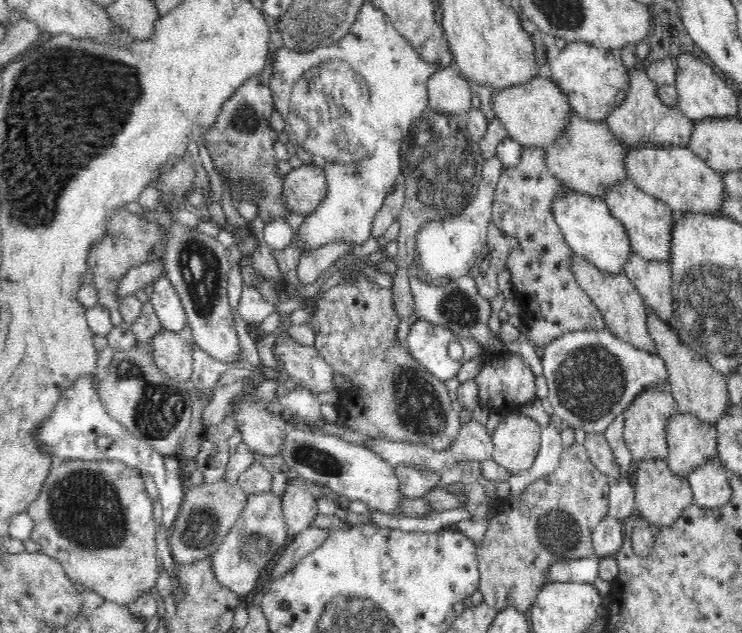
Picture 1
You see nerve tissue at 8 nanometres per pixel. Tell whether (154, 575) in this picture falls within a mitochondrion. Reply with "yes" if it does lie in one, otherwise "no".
no

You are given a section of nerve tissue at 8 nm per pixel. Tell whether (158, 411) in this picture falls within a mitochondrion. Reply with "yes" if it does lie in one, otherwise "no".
yes

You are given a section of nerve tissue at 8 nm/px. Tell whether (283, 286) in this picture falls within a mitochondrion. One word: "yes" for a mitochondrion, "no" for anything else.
no

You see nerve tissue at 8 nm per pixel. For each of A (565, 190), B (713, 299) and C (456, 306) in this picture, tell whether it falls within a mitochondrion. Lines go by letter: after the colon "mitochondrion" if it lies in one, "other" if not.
A: other
B: mitochondrion
C: mitochondrion

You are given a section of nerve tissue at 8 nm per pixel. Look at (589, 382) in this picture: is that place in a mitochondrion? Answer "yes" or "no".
yes

